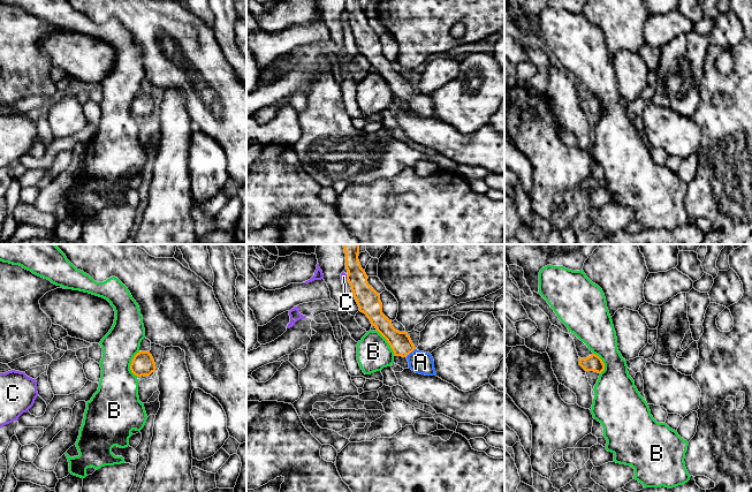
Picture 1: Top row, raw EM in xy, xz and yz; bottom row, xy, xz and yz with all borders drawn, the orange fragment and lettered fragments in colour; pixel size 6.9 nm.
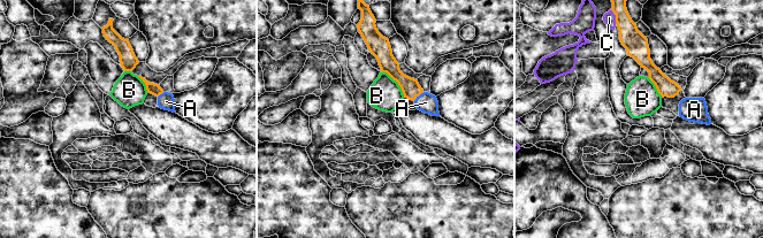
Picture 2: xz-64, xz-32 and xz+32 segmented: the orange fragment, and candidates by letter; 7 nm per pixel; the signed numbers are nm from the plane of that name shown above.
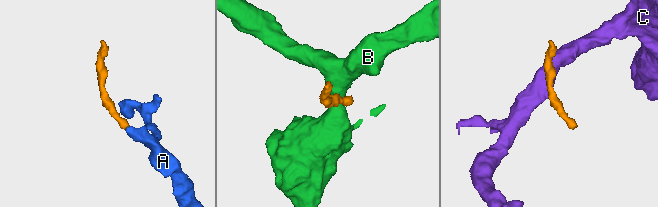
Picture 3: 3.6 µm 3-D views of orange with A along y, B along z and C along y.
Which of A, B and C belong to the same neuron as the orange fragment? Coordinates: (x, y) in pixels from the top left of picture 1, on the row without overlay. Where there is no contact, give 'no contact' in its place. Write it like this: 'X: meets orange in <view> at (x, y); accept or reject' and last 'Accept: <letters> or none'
A: meets orange in xz at (410, 93); accept
B: meets orange in xy at (131, 105); reject
C: meets orange in xz at (347, 20); reject
Accept: A

